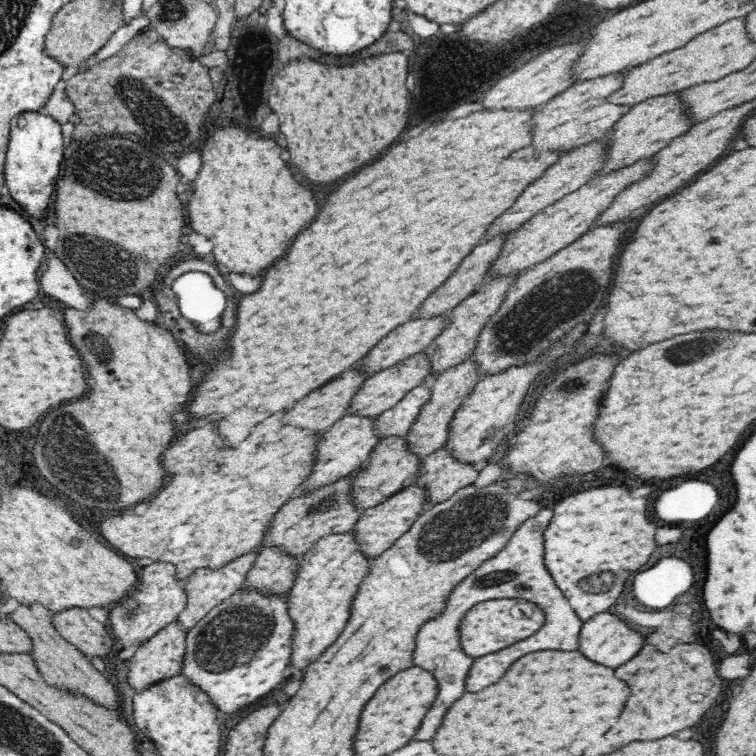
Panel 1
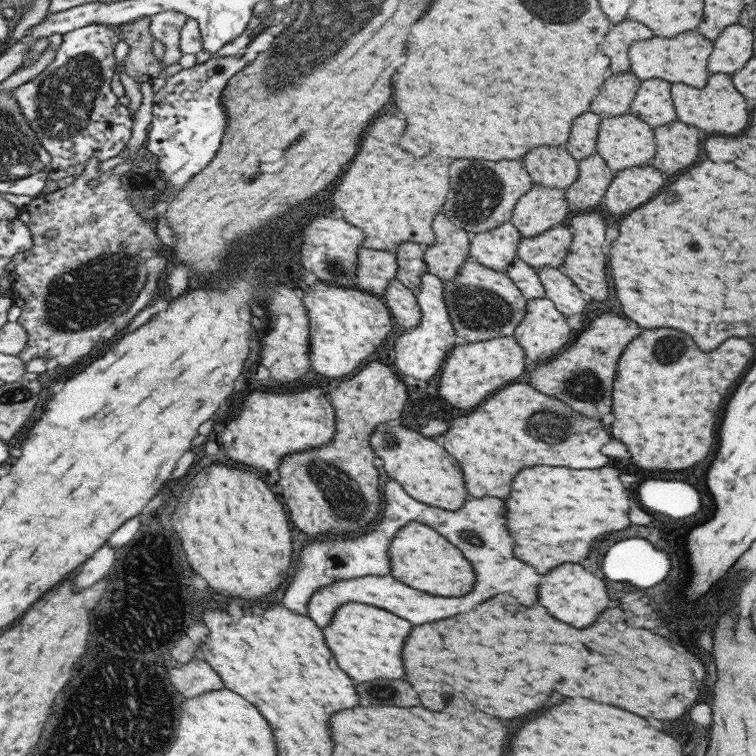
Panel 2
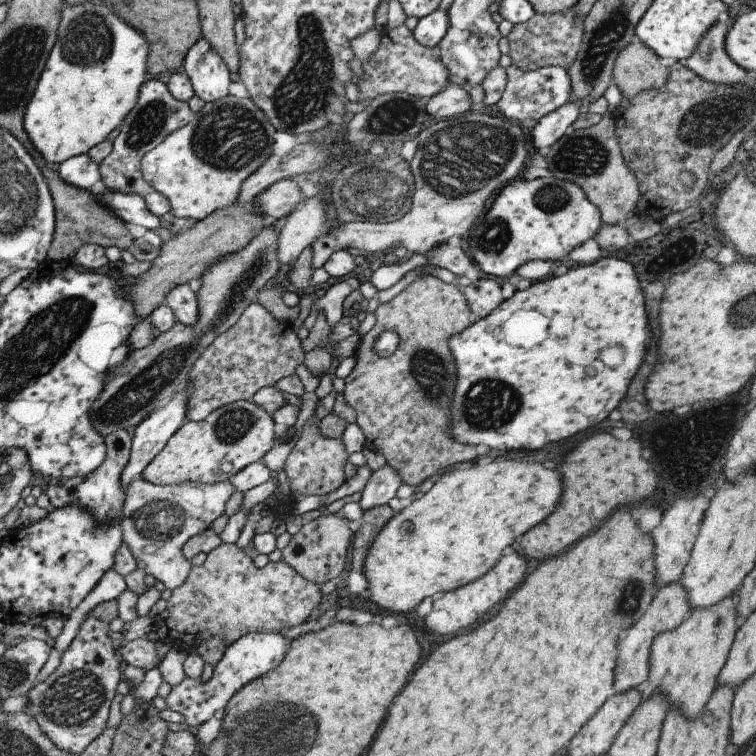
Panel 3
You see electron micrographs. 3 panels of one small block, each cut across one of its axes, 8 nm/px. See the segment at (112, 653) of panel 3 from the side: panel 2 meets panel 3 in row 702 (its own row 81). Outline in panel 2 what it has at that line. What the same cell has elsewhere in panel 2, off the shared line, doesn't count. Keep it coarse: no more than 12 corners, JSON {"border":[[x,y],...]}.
{"border":[[116,28],[62,35],[12,90],[49,180],[122,152]]}

